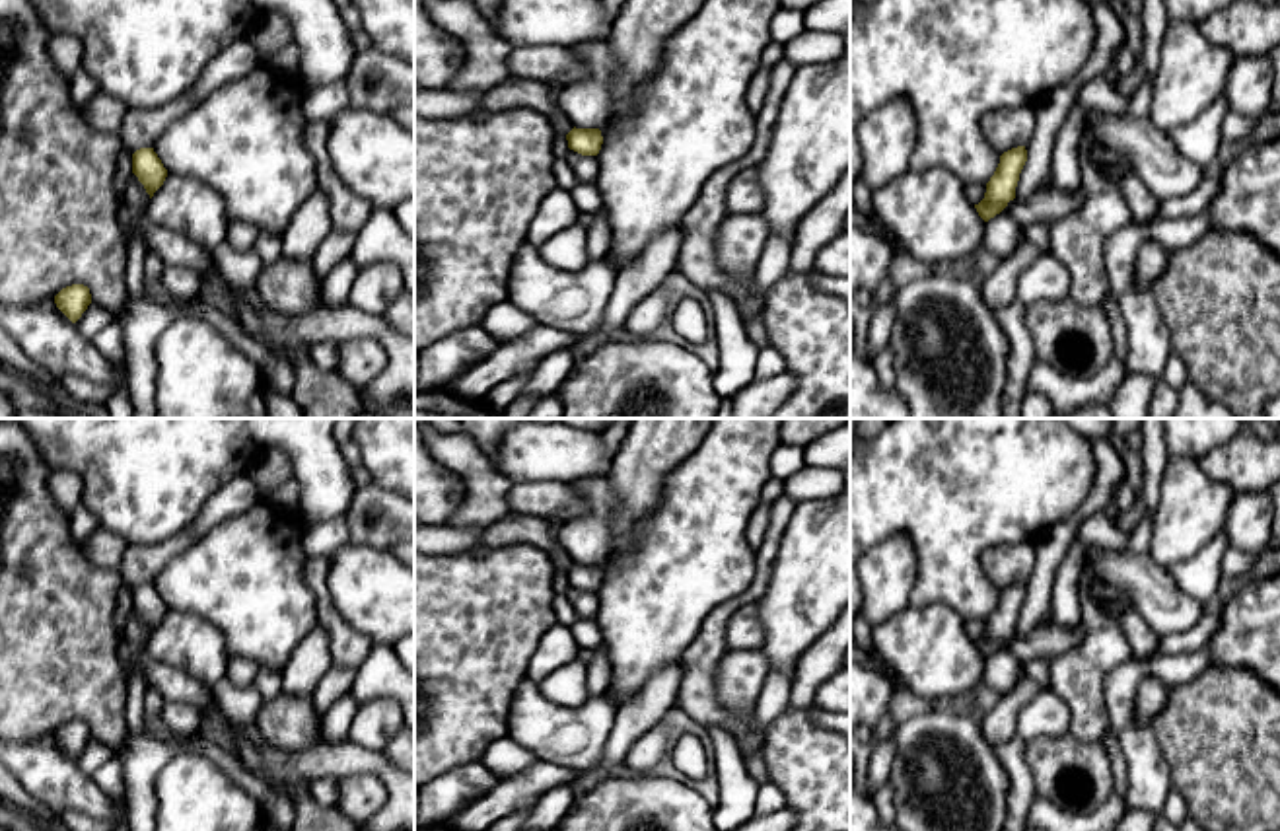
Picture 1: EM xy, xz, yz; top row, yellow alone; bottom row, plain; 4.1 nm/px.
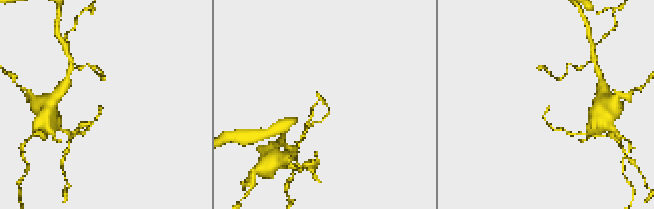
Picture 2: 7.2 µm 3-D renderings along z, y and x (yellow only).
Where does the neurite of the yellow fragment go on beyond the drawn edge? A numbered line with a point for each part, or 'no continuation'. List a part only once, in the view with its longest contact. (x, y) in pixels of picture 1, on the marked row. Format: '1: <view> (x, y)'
no continuation

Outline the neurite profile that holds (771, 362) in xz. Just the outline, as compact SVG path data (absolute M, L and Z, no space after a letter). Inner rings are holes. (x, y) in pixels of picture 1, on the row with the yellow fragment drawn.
M770 344L766 348L761 348L755 366L755 379L770 379L782 372L786 372L784 356Z

